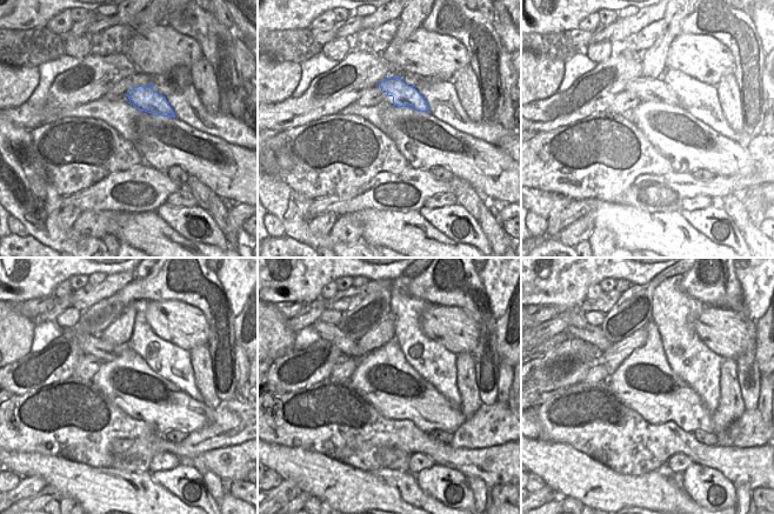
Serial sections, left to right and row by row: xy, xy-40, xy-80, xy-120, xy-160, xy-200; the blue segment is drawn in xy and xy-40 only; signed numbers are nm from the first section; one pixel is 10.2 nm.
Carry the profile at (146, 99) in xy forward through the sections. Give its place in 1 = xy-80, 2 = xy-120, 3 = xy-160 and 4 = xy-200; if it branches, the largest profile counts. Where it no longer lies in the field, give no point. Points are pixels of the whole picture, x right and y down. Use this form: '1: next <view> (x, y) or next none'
1: next xy-80 (659, 88)
2: next xy-120 (89, 345)
3: next xy-160 (331, 333)
4: next xy-200 (579, 328)

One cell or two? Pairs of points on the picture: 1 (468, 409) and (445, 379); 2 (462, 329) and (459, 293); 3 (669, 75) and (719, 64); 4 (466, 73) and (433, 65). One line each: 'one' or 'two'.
1: two
2: two
3: two
4: two

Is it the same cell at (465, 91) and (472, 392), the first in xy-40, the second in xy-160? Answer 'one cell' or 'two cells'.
one cell

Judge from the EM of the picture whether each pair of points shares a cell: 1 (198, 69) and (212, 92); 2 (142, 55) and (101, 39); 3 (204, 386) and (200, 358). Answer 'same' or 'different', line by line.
1: same
2: different
3: same

